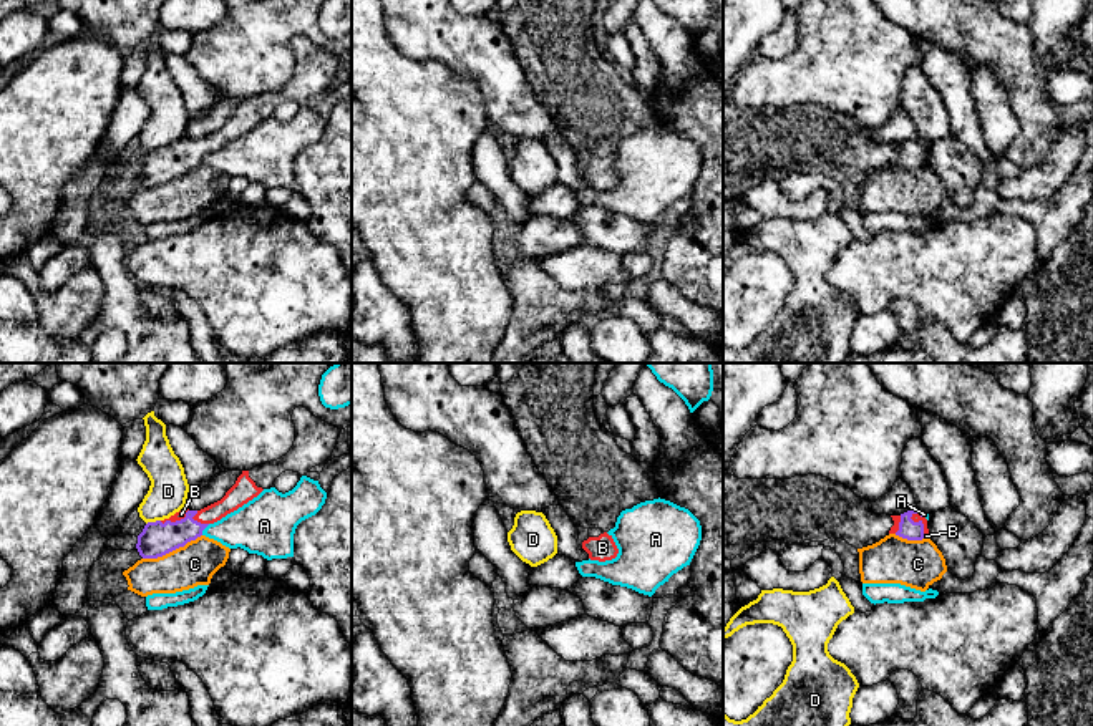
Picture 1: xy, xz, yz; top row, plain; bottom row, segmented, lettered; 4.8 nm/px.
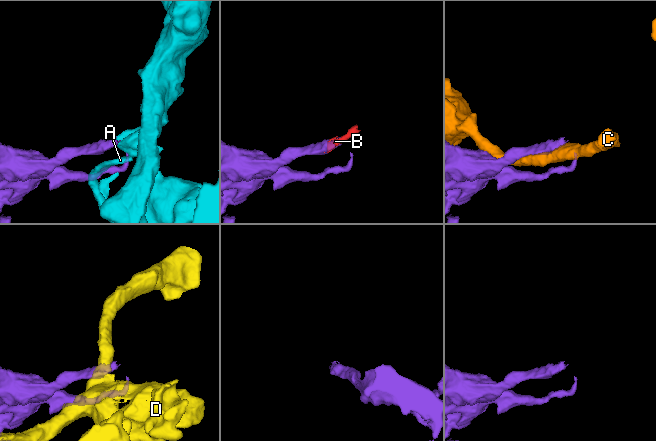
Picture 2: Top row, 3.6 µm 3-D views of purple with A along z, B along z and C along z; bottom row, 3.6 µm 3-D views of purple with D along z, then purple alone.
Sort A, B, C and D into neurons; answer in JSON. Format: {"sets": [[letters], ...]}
{"sets": [["A"], ["B"], ["C"], ["D"]]}

